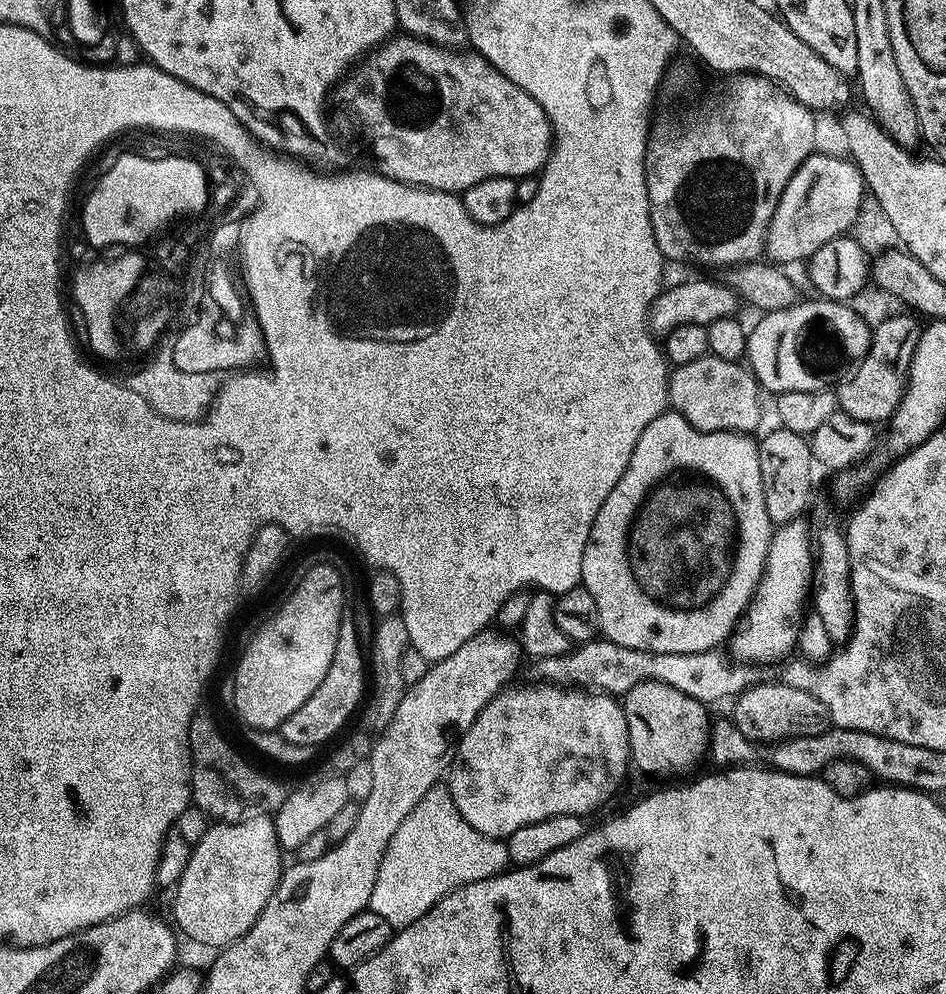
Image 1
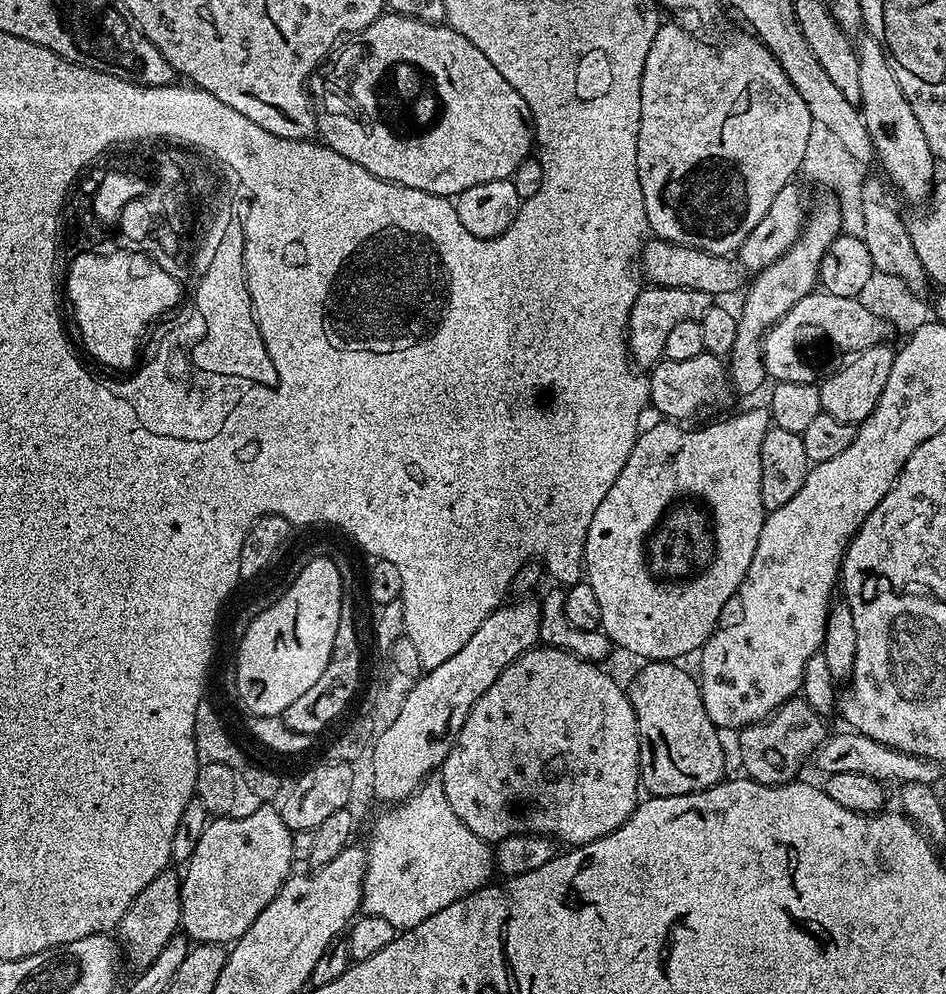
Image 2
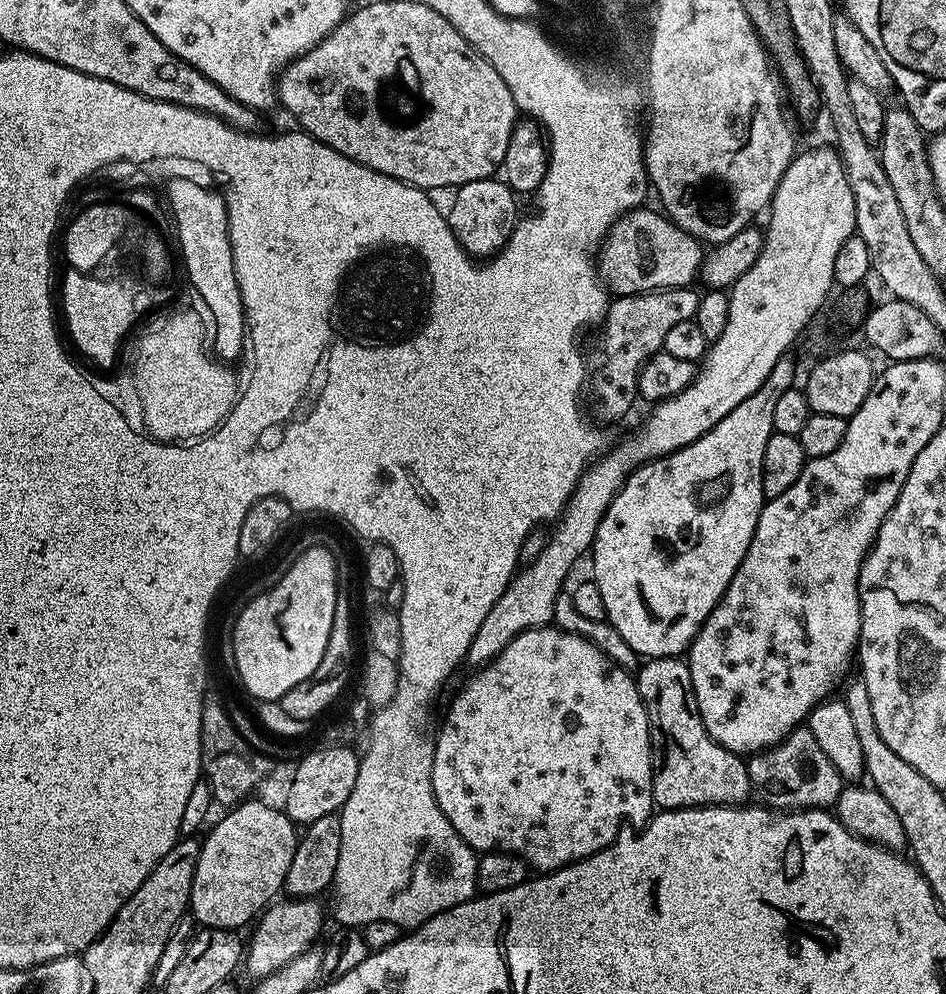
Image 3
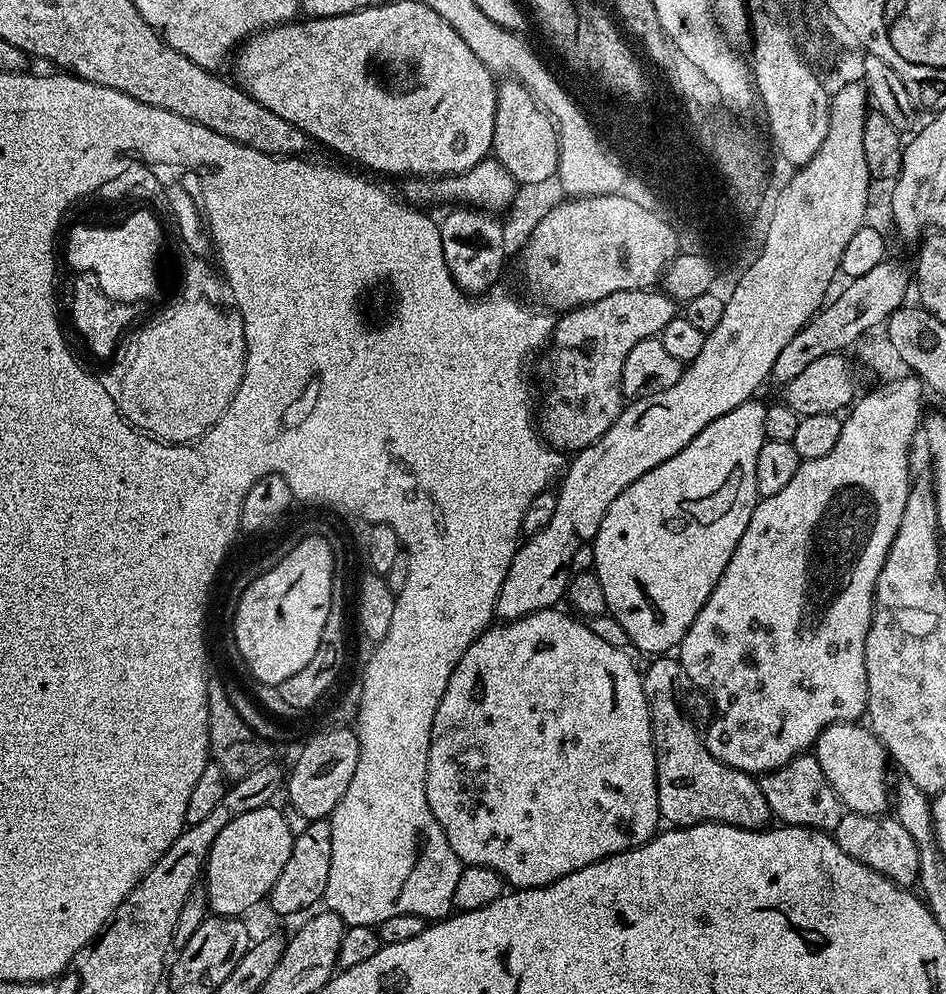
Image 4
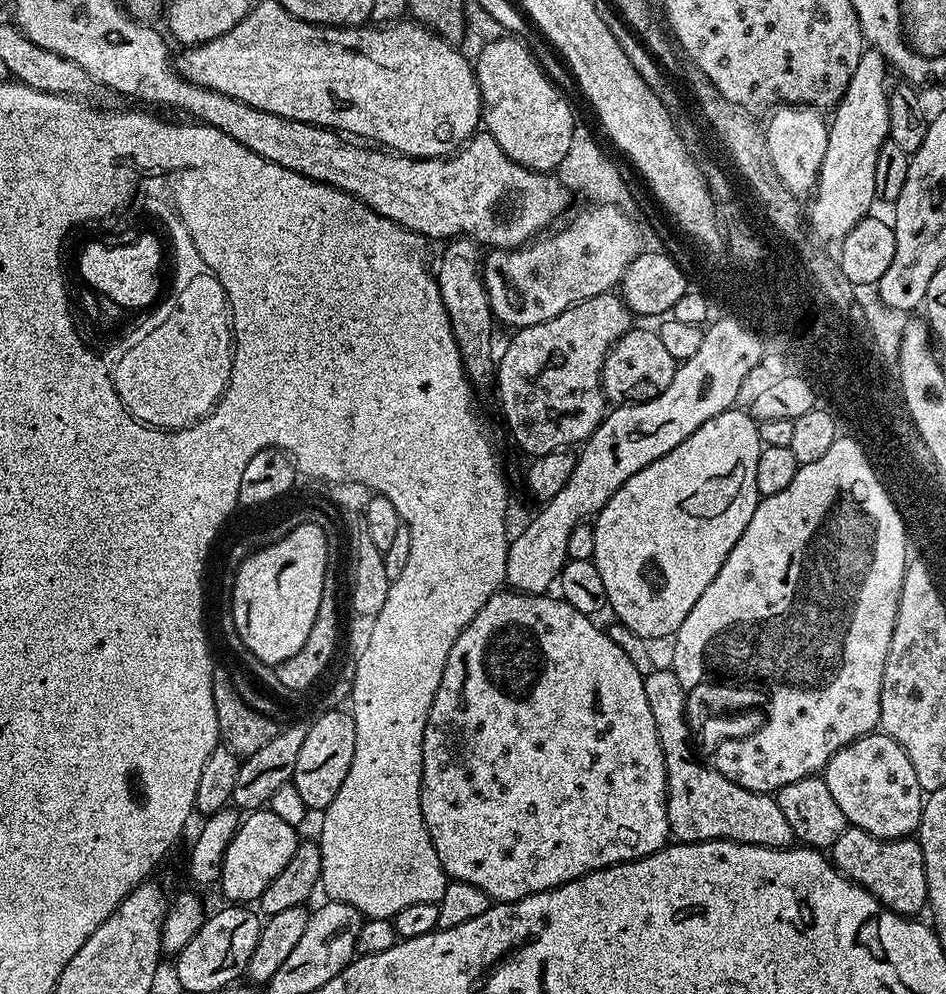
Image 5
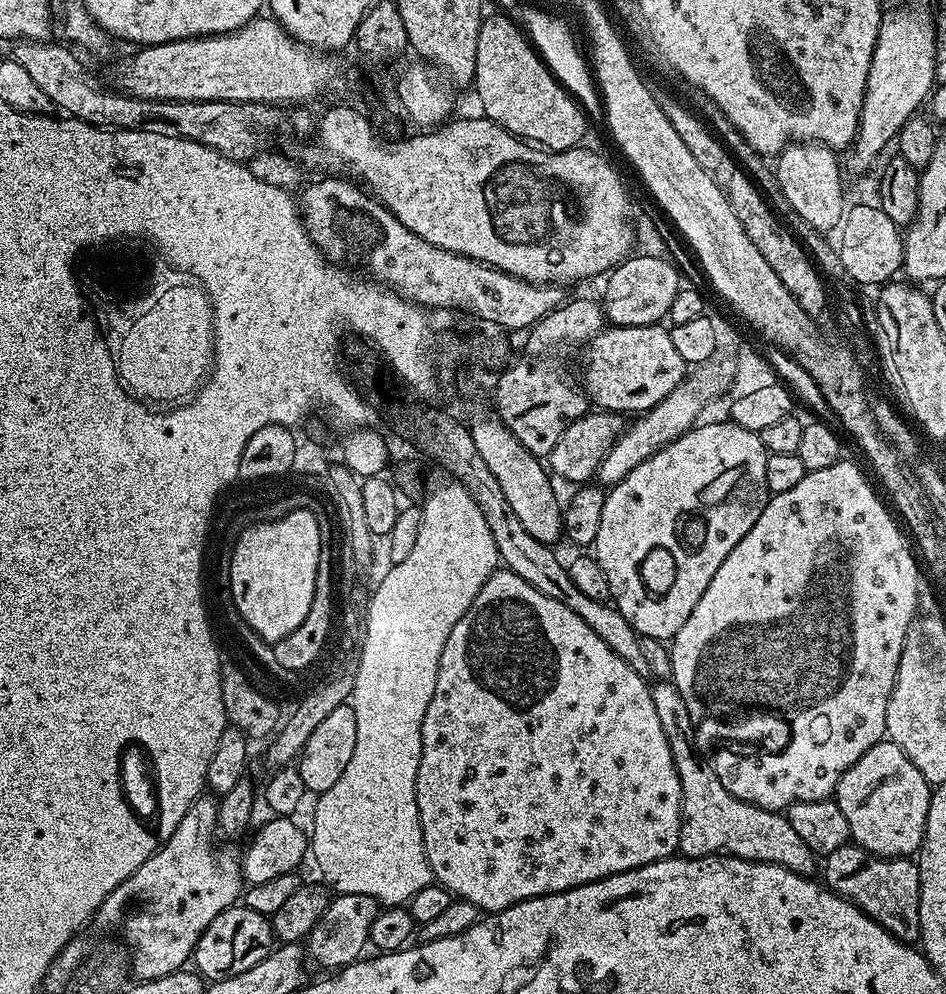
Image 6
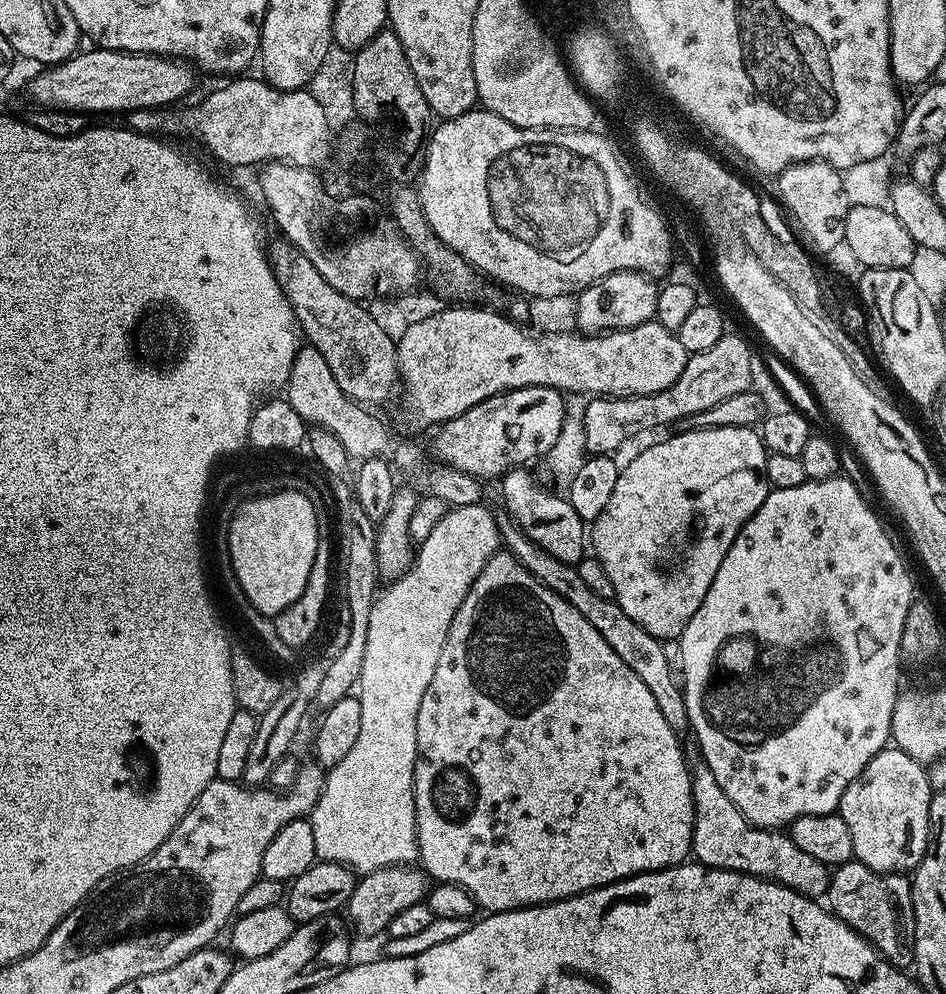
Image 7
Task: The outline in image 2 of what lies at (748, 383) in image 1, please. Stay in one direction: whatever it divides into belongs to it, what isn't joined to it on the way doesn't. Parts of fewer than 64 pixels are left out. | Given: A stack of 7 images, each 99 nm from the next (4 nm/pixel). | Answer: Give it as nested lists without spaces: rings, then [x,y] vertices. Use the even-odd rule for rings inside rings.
[[[703,352],[698,358],[686,358],[683,362],[660,359],[647,373],[648,399],[651,407],[661,412],[661,417],[672,422],[688,422],[711,404],[720,404],[730,392],[730,377],[725,361],[721,357]]]

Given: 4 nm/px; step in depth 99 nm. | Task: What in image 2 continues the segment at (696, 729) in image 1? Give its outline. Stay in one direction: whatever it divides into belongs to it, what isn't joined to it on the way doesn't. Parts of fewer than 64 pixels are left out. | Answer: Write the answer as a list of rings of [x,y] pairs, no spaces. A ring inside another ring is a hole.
[[[670,660],[639,666],[626,691],[638,726],[643,791],[648,796],[681,796],[719,784],[726,776],[724,744],[716,725],[710,722],[710,714],[706,714],[706,706],[702,706],[697,677]]]

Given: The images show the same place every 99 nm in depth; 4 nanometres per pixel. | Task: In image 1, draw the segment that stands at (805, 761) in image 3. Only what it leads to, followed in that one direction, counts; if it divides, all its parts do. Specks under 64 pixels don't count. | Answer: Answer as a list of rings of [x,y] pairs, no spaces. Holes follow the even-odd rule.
[[[783,682],[777,684],[753,683],[735,697],[730,713],[732,723],[746,734],[746,738],[757,742],[775,742],[789,736],[813,736],[822,734],[830,726],[828,711],[814,694],[806,690],[798,690],[798,686],[790,686]]]

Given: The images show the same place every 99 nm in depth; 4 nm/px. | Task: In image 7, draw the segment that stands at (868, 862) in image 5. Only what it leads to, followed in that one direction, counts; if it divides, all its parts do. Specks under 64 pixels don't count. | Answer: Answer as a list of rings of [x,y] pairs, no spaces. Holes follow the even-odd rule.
[[[853,858],[844,864],[835,865],[828,882],[826,900],[830,905],[830,910],[837,918],[846,922],[846,926],[853,928],[859,936],[865,936],[880,951],[880,955],[885,956],[893,966],[905,970],[913,967],[912,959],[916,945],[914,898],[912,897],[912,881],[907,875],[898,872],[875,872],[870,870],[870,866]]]

